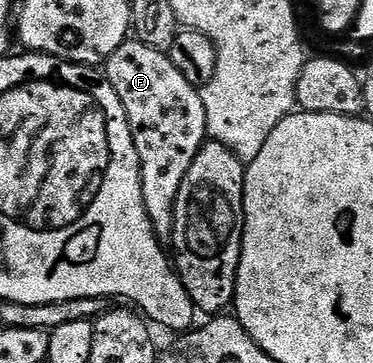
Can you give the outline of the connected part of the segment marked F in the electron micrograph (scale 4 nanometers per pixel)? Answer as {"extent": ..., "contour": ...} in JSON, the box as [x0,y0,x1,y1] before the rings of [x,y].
{"extent":[103,37,208,245],"contour":[[[135,37],[129,38],[103,64],[103,74],[110,81],[114,93],[118,93],[118,101],[122,101],[122,109],[126,109],[126,117],[130,125],[130,133],[134,137],[134,149],[138,149],[140,176],[142,177],[142,201],[146,205],[146,213],[150,217],[150,225],[155,229],[161,244],[168,245],[172,241],[174,229],[174,209],[178,189],[182,189],[182,177],[190,165],[194,165],[194,157],[198,157],[200,148],[208,139],[206,125],[206,109],[198,88],[190,85],[168,54],[158,49],[150,49],[150,45],[142,45]]]}

